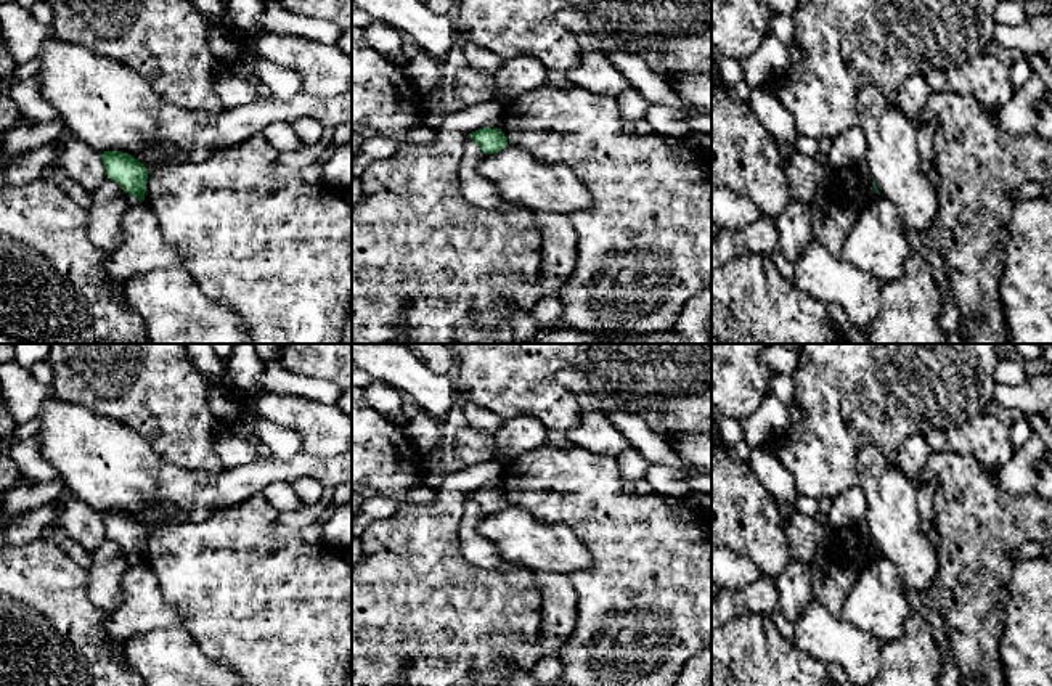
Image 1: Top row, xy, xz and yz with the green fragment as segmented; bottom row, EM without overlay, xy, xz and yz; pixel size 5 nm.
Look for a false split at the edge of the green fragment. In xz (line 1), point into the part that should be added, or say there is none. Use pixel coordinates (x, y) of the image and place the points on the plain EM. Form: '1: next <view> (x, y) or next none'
1: next none

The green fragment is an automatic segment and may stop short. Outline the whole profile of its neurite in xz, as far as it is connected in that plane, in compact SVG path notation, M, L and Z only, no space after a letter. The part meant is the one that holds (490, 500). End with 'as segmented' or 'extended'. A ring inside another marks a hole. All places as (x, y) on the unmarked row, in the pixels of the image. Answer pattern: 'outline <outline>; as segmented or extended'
outline M483 487L469 493L469 496L480 506L485 514L498 512L508 506L508 498L501 488Z; as segmented

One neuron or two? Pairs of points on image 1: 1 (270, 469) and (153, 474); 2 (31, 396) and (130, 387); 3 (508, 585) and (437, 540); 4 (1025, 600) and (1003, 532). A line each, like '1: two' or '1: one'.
1: one
2: two
3: one
4: two

